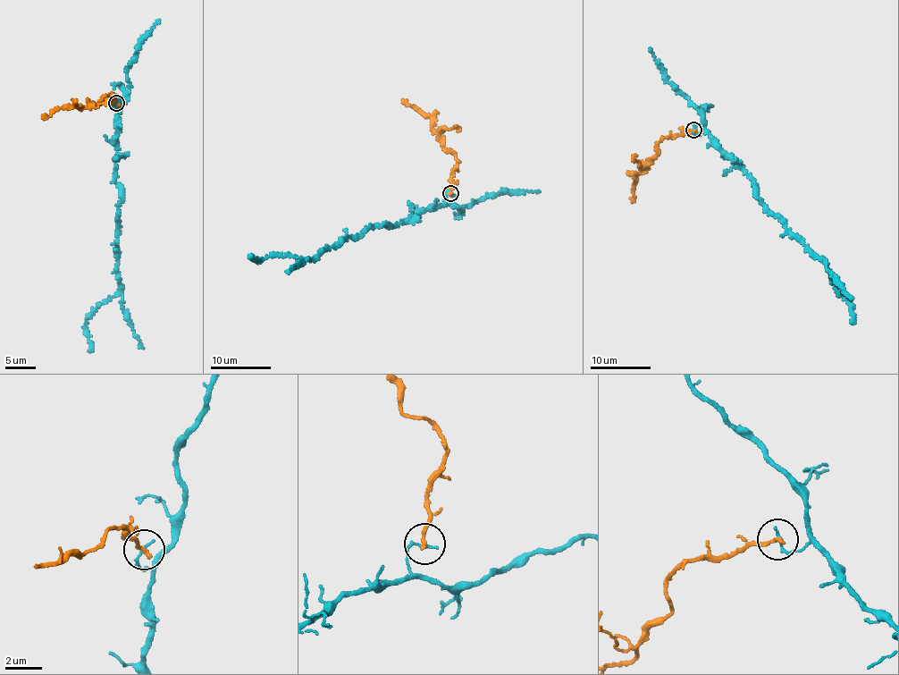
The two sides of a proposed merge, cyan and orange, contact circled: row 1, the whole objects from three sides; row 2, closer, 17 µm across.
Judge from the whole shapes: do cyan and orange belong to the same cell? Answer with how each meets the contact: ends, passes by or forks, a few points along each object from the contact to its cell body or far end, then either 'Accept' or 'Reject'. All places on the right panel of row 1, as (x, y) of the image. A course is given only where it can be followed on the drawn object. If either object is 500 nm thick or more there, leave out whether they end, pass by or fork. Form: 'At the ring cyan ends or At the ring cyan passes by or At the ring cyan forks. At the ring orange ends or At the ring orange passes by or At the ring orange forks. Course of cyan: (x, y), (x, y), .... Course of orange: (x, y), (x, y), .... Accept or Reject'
At the ring cyan ends. At the ring orange ends. Course of cyan: (694, 130), (704, 130), (740, 166), (752, 181), (757, 198), (826, 263), (841, 297), (851, 304), (853, 324). Course of orange: (693, 130), (657, 141), (657, 154), (648, 162), (645, 171), (635, 172), (633, 201). Reject

